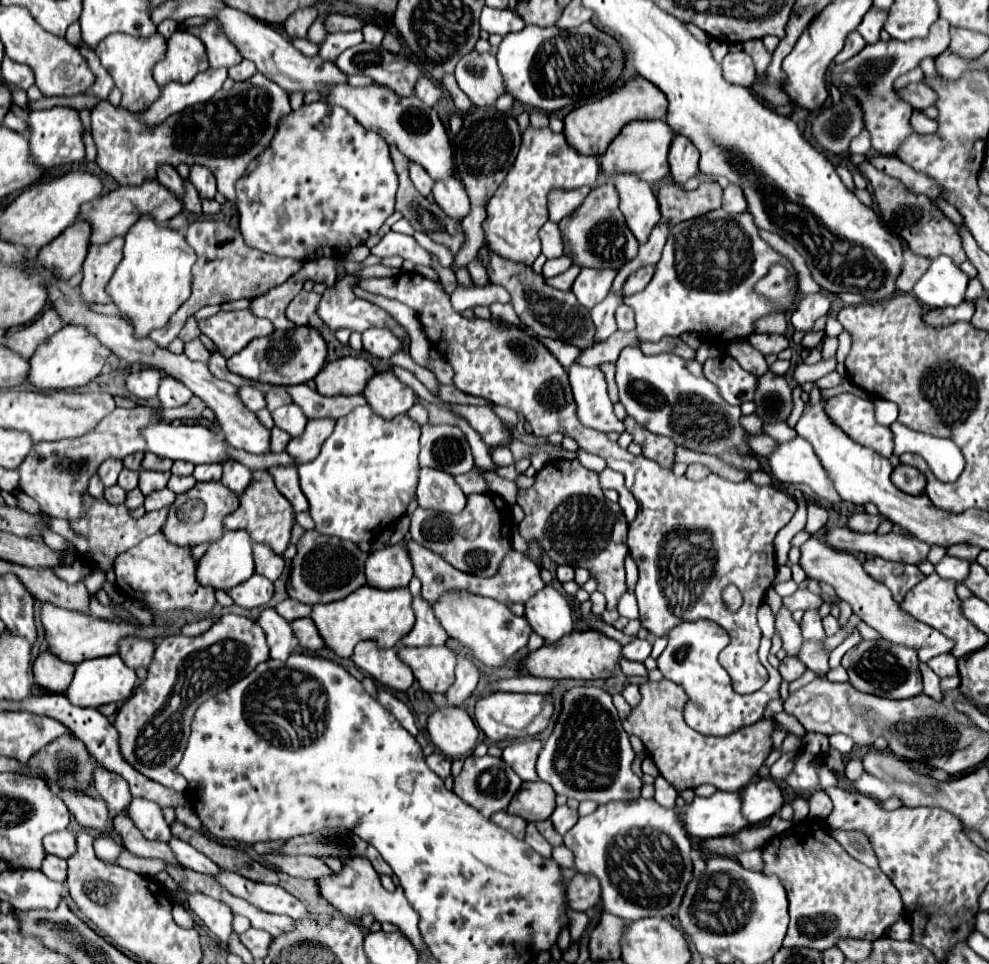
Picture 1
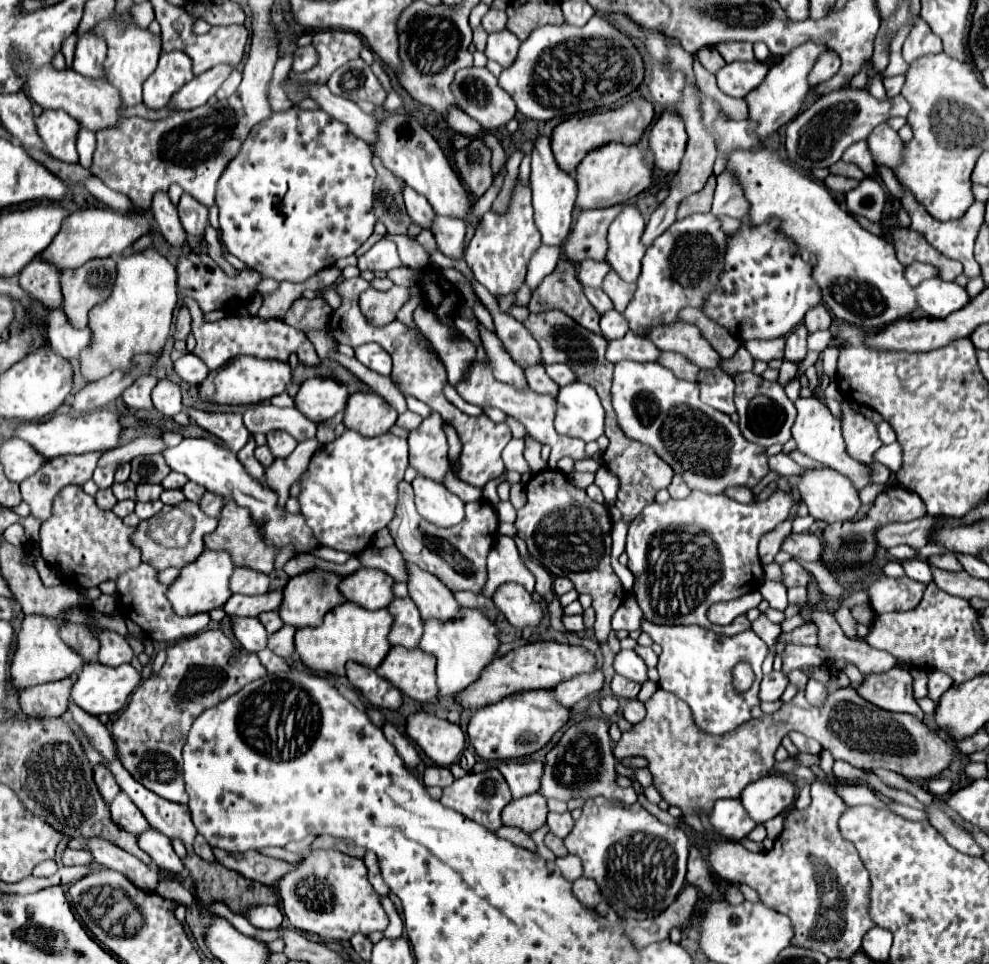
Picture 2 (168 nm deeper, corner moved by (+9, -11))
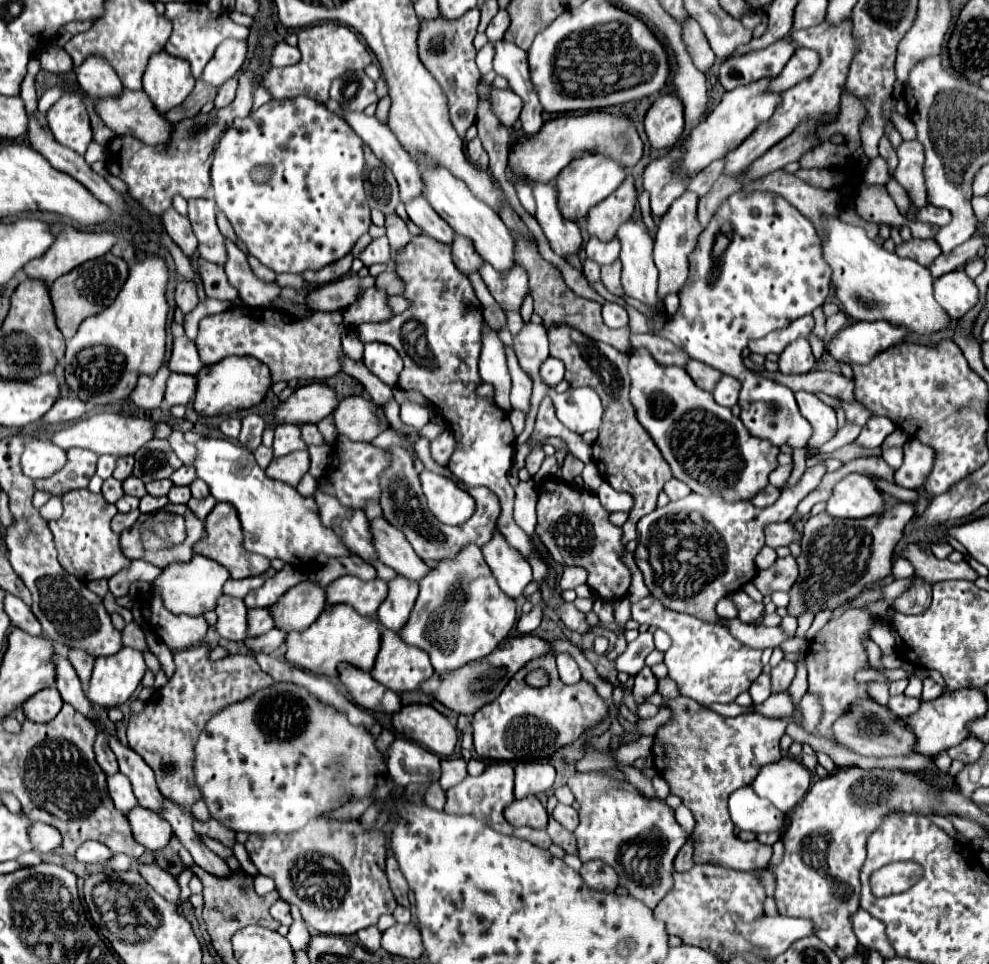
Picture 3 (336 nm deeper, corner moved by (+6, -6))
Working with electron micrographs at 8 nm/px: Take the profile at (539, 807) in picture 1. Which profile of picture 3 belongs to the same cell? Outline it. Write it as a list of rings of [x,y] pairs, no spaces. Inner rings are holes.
[[[526,796],[522,800],[514,800],[510,806],[504,808],[504,818],[512,826],[530,826],[536,830],[546,830],[548,814],[538,796]]]

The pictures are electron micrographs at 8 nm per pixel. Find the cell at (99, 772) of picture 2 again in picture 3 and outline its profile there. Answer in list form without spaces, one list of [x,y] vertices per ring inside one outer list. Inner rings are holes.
[[[98,734],[98,736],[96,736],[94,754],[96,754],[96,762],[100,764],[100,768],[104,770],[106,776],[114,776],[114,774],[118,772],[116,756],[114,756],[112,750],[108,748],[108,742],[104,742],[104,734]]]

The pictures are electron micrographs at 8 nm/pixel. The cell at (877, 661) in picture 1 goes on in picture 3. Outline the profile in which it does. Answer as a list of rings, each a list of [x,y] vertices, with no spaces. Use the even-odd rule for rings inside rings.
[[[898,694],[898,696],[890,696],[888,708],[890,708],[898,718],[908,718],[908,716],[912,716],[912,714],[920,708],[920,700],[908,698],[908,696],[904,696],[904,694]]]

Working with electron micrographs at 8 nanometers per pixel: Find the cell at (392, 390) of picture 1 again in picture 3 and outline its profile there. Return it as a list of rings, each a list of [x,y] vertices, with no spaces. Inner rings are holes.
[[[348,396],[334,410],[338,434],[352,440],[374,440],[378,434],[390,428],[390,424],[382,420],[384,410],[372,400],[366,400],[364,396]]]

